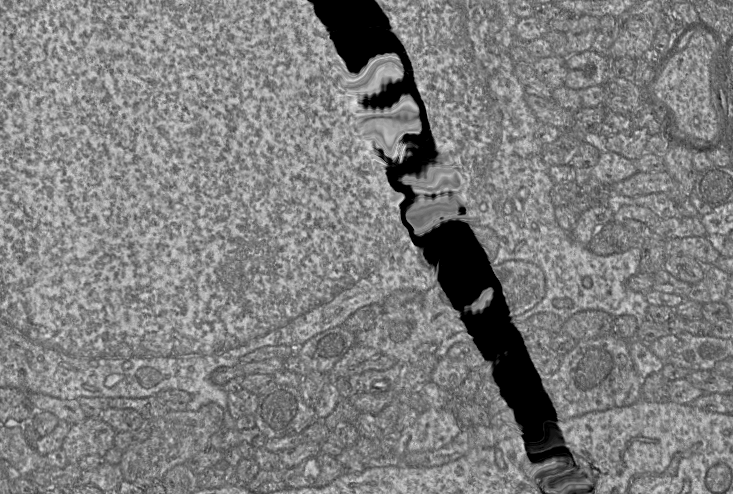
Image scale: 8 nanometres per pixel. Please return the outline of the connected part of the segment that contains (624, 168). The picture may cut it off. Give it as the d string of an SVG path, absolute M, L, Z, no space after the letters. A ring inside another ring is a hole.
M605 150L592 168L590 175L607 185L625 180L638 172L635 161L618 153Z

